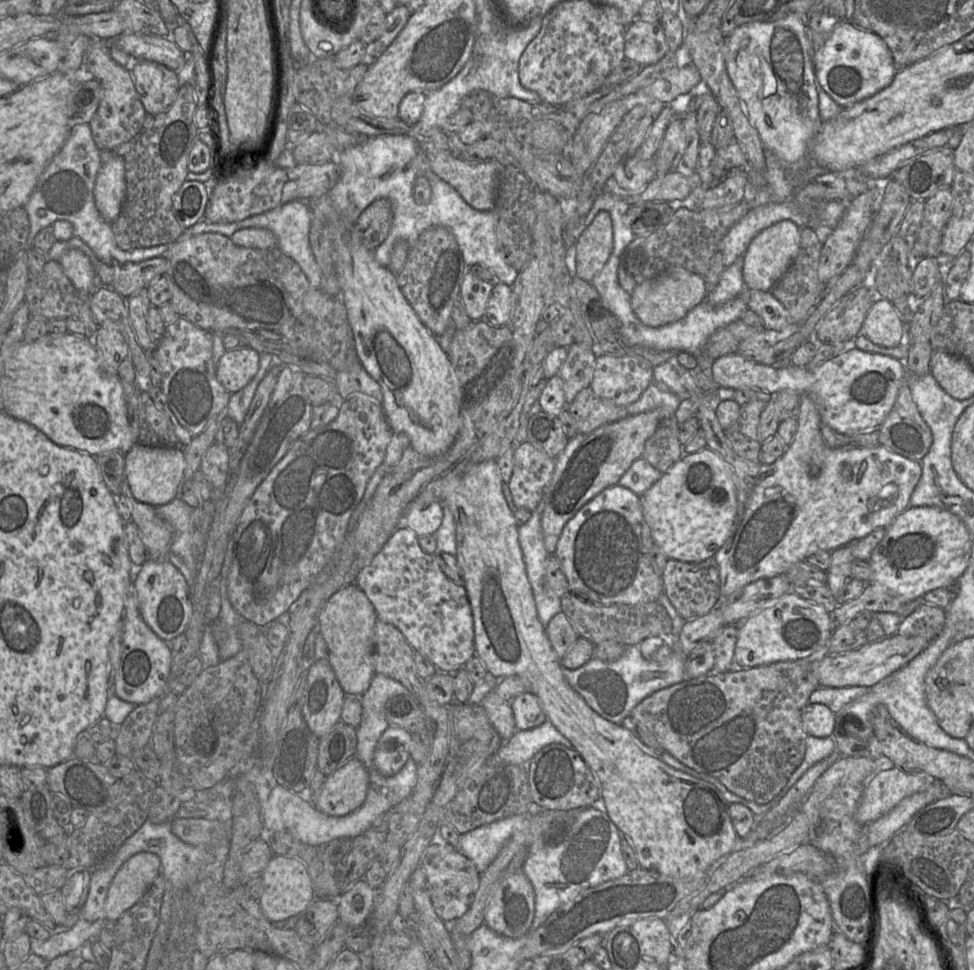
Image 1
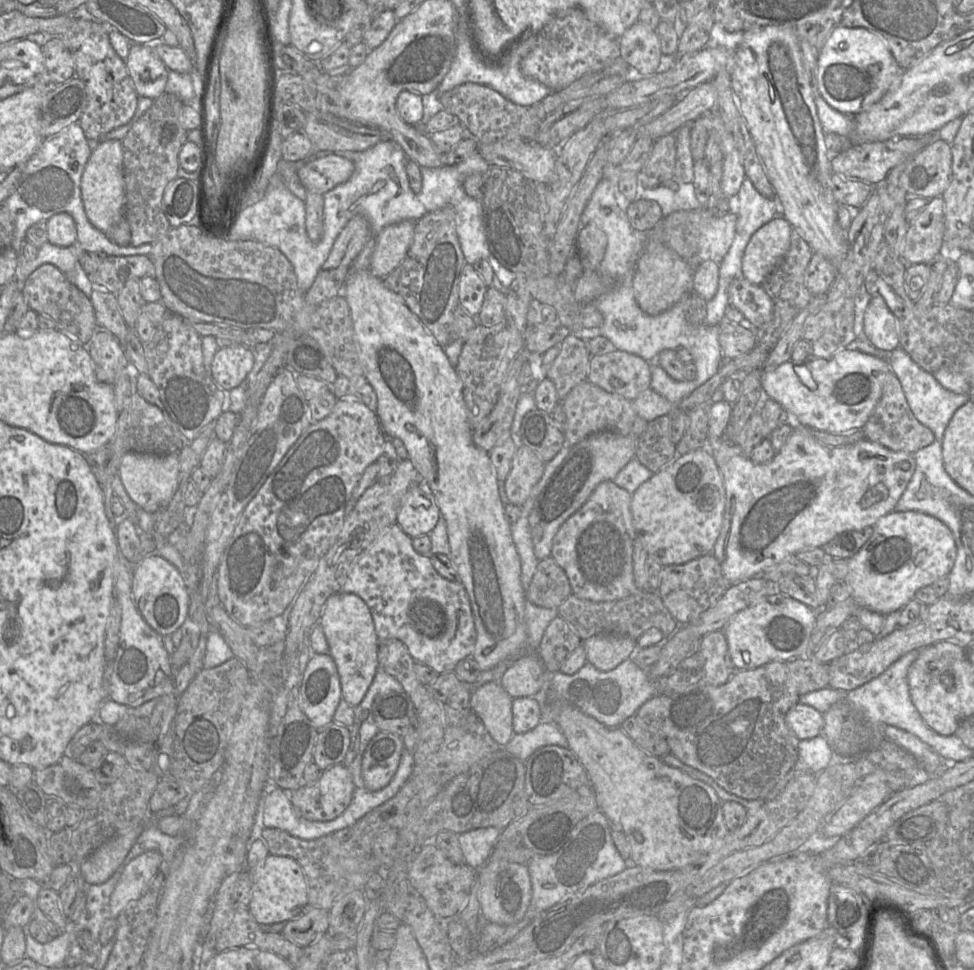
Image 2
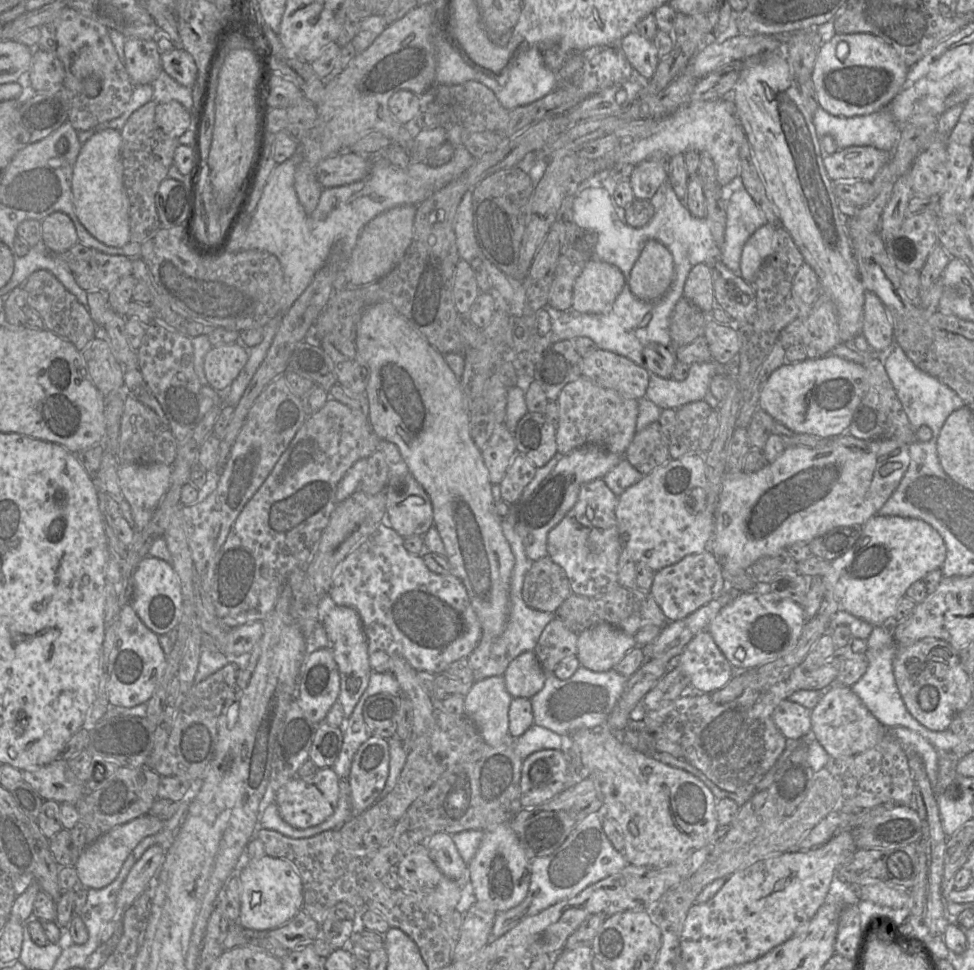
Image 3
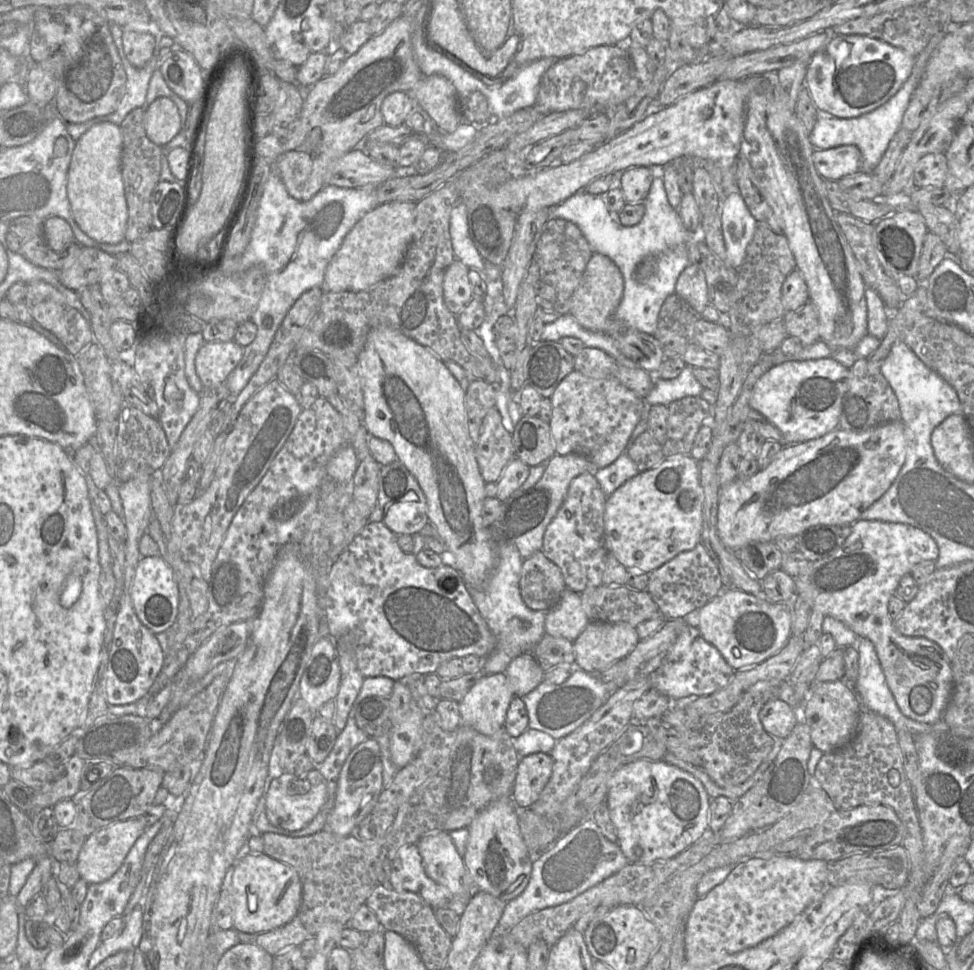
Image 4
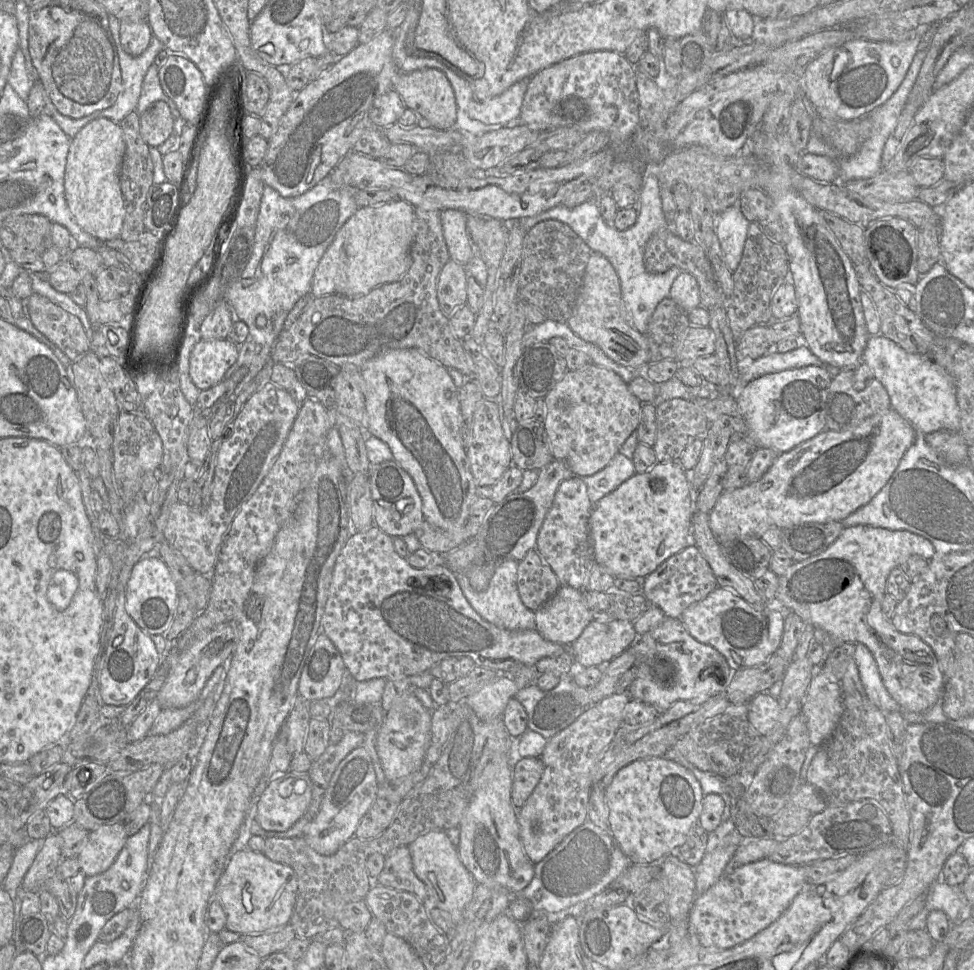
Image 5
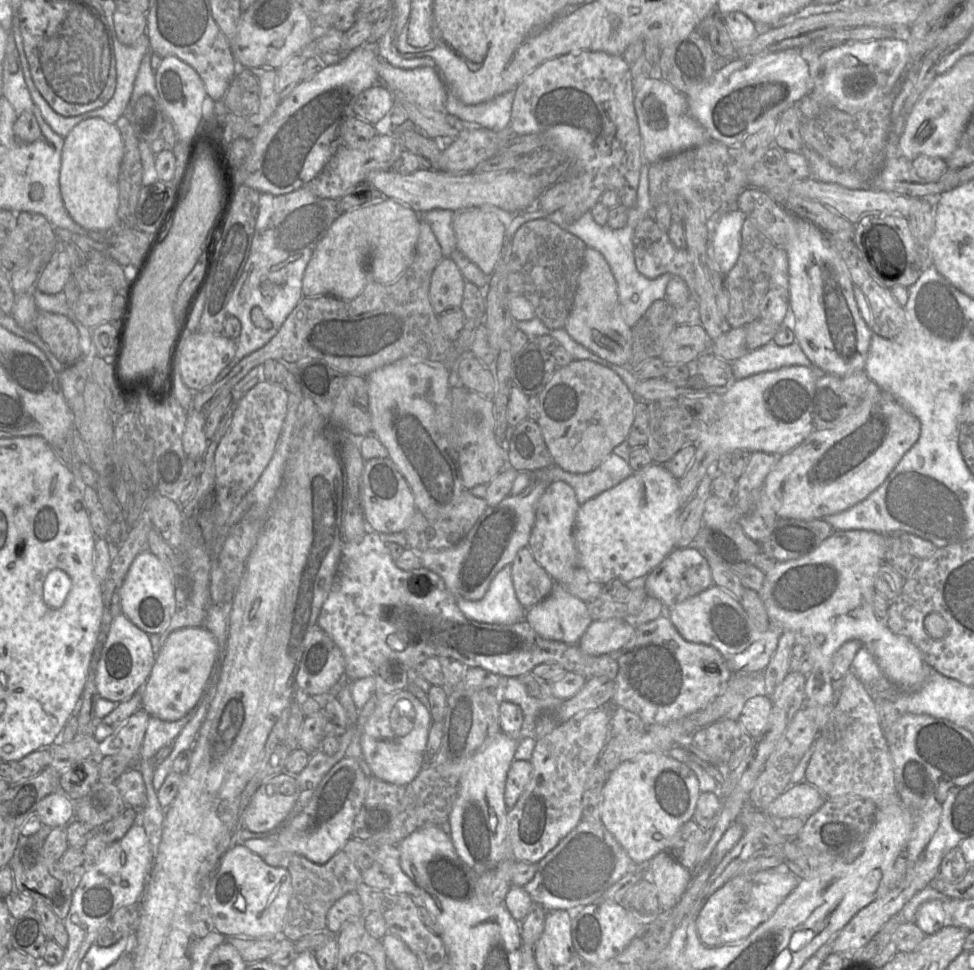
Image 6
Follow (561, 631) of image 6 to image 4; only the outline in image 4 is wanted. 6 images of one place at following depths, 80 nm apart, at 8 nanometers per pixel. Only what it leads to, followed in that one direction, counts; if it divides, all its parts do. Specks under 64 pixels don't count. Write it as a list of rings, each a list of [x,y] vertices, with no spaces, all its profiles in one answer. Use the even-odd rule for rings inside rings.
[[[566,588],[557,604],[546,612],[545,633],[574,641],[589,622],[580,594]]]

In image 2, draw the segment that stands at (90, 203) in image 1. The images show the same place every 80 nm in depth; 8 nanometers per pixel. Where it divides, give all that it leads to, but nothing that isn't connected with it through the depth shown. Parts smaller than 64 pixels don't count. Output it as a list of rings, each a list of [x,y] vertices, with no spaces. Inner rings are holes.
[[[73,123],[50,138],[43,139],[37,151],[25,162],[17,183],[5,199],[15,223],[15,233],[11,247],[17,256],[26,240],[27,229],[35,223],[47,222],[55,214],[69,214],[77,228],[77,241],[81,250],[101,252],[111,256],[150,256],[152,244],[141,246],[119,246],[88,220],[81,196],[81,179],[85,166],[91,156],[92,147],[79,123]]]

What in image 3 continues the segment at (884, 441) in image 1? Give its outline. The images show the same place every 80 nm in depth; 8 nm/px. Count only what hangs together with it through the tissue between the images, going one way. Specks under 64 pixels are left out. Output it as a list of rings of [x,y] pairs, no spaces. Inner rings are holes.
[[[870,358],[862,365],[867,374],[866,391],[853,413],[846,433],[862,440],[893,440],[908,446],[915,442],[929,441],[932,437],[929,427],[915,428],[910,423],[887,375],[884,363],[877,358]]]

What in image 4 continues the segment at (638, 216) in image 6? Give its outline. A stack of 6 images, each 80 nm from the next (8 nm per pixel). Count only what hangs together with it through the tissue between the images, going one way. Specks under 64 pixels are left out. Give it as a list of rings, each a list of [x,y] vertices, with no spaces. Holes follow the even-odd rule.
[[[662,169],[656,170],[649,193],[643,203],[645,205],[644,215],[641,221],[634,226],[624,226],[615,221],[607,209],[602,196],[593,195],[584,190],[573,194],[558,205],[550,207],[548,214],[549,219],[561,218],[576,224],[590,244],[592,251],[607,256],[617,265],[624,279],[623,295],[615,312],[617,319],[639,332],[653,336],[657,329],[659,311],[663,302],[668,296],[675,294],[675,286],[679,275],[686,267],[691,265],[688,254],[689,243],[703,240],[700,231],[690,231],[684,227],[678,209],[673,208],[668,202],[662,180]],[[647,254],[657,256],[657,271],[648,280],[640,282],[635,279],[634,271],[637,264]]]

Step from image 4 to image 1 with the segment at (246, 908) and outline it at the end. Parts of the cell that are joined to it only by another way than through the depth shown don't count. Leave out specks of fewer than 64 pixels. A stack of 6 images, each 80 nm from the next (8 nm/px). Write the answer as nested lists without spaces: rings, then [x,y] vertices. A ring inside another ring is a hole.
[[[274,855],[261,874],[263,893],[258,899],[264,916],[271,922],[302,914],[316,899],[312,880],[305,864],[292,857]]]

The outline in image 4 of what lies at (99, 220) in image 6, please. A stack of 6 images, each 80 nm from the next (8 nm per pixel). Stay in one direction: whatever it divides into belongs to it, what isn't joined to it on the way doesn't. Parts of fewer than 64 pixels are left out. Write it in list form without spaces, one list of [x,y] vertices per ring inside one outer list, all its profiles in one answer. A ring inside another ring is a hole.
[[[95,124],[76,141],[68,170],[67,193],[73,216],[82,231],[100,243],[125,240],[128,206],[121,172],[122,149],[120,126]]]

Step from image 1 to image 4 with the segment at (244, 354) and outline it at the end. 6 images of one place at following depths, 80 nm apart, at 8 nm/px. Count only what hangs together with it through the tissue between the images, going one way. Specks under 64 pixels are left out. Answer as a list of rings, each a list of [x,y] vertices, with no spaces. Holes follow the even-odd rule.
[[[234,340],[205,342],[195,357],[195,369],[205,388],[221,385],[243,357],[243,347]]]

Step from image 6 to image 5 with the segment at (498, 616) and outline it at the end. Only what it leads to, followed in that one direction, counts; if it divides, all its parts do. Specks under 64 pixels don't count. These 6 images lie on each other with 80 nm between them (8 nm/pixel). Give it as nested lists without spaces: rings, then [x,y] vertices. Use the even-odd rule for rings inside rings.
[[[506,560],[501,563],[491,577],[488,587],[480,592],[475,591],[470,586],[464,574],[455,574],[467,601],[483,619],[501,629],[511,631],[534,630],[536,627],[535,612],[529,610],[523,604],[517,588],[518,562],[516,560]]]

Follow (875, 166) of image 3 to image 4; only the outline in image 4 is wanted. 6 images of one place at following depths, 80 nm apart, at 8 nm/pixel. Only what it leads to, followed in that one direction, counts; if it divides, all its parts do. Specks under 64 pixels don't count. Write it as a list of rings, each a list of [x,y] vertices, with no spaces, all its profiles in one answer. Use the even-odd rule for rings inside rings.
[[[844,145],[826,150],[814,149],[813,162],[821,177],[838,181],[860,171],[861,153],[854,145]]]

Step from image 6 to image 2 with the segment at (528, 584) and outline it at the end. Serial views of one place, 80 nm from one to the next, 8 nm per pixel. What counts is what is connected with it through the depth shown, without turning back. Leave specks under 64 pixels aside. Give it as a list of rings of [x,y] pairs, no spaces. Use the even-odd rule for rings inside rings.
[[[549,556],[539,560],[526,591],[527,601],[544,608],[558,608],[572,593],[564,570]]]

